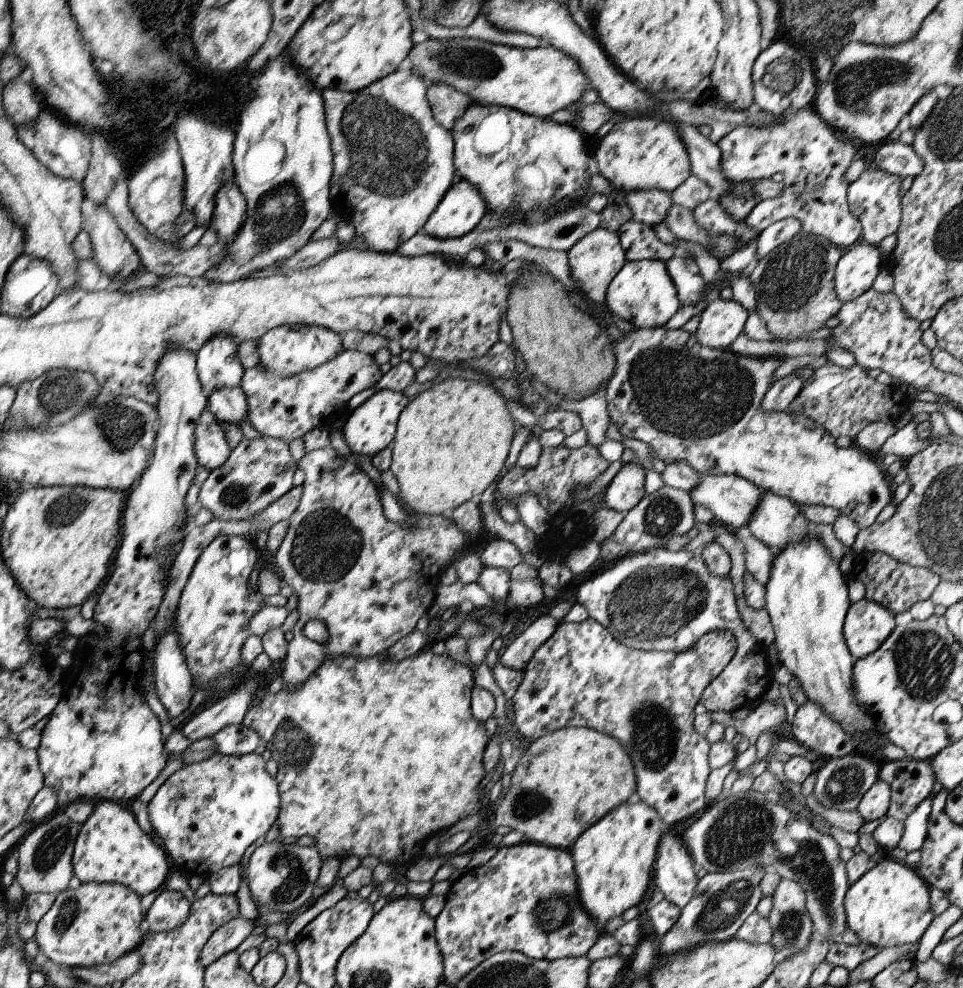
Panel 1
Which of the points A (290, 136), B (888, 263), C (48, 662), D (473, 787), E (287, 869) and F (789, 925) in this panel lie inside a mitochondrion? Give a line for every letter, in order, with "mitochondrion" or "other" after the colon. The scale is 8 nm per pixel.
A: other
B: other
C: other
D: other
E: mitochondrion
F: mitochondrion

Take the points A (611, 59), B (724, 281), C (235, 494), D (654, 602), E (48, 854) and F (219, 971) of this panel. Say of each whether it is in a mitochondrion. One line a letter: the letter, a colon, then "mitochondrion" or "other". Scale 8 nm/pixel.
A: other
B: other
C: mitochondrion
D: mitochondrion
E: mitochondrion
F: other

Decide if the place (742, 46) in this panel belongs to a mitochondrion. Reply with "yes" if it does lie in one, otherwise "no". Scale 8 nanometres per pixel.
no

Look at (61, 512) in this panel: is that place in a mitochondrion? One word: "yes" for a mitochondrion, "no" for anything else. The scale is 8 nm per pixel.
yes

